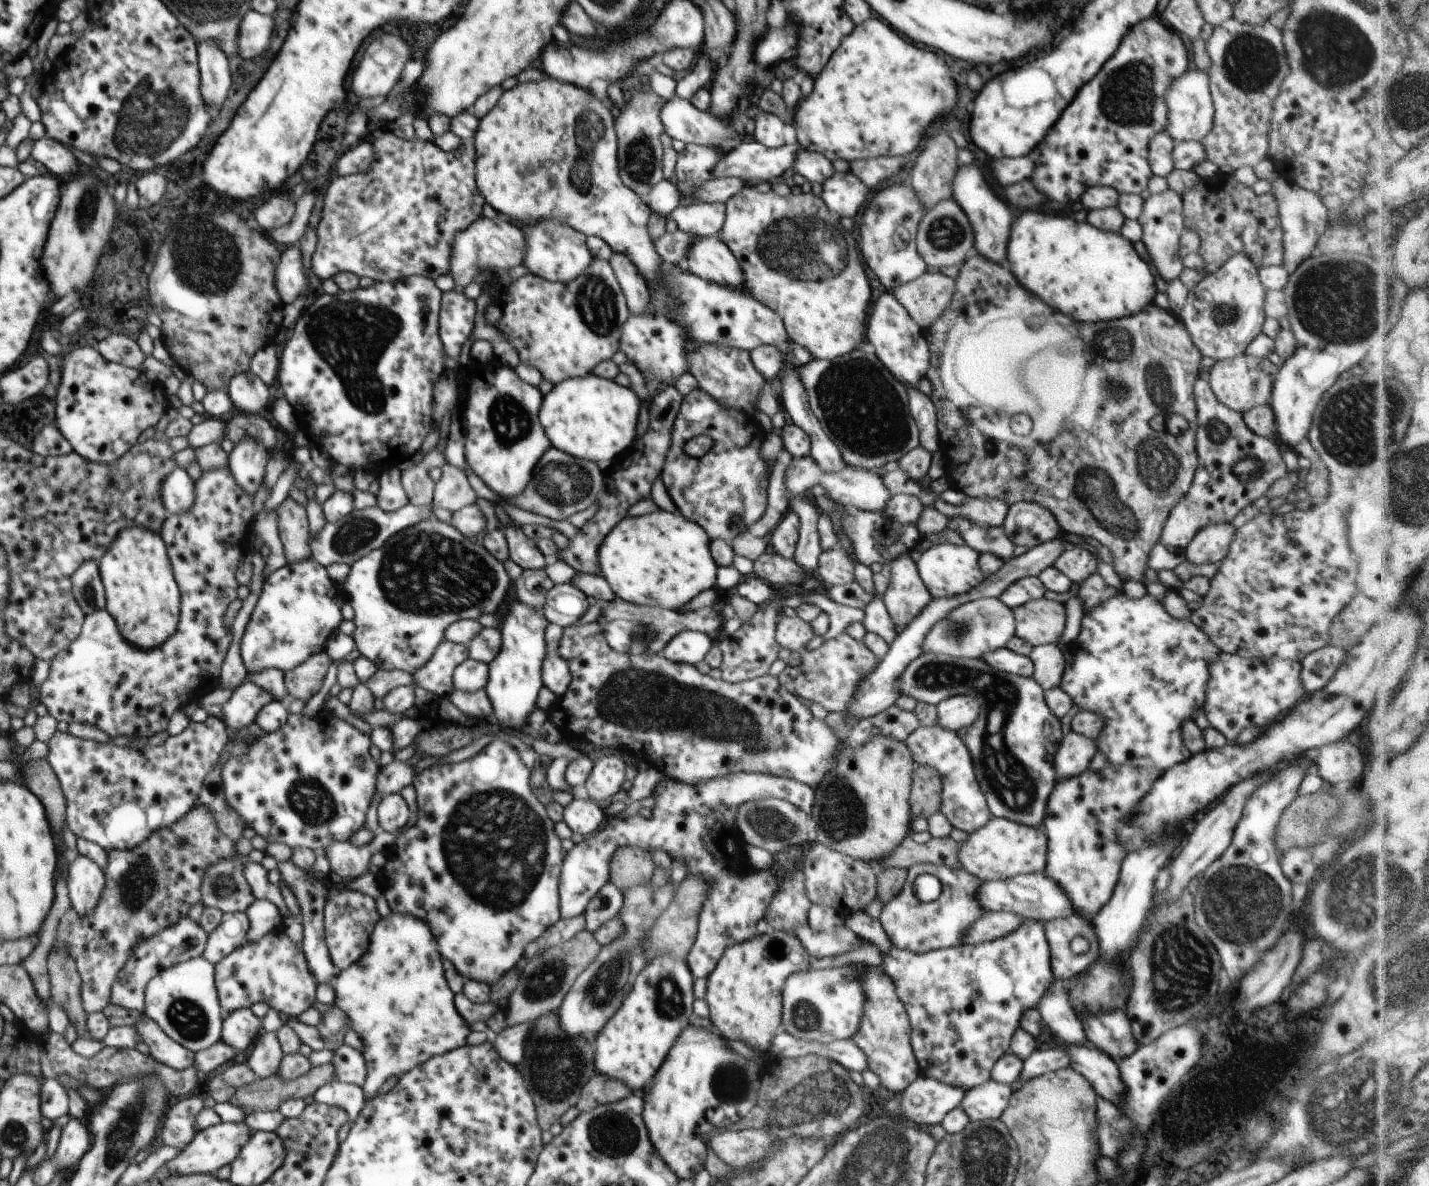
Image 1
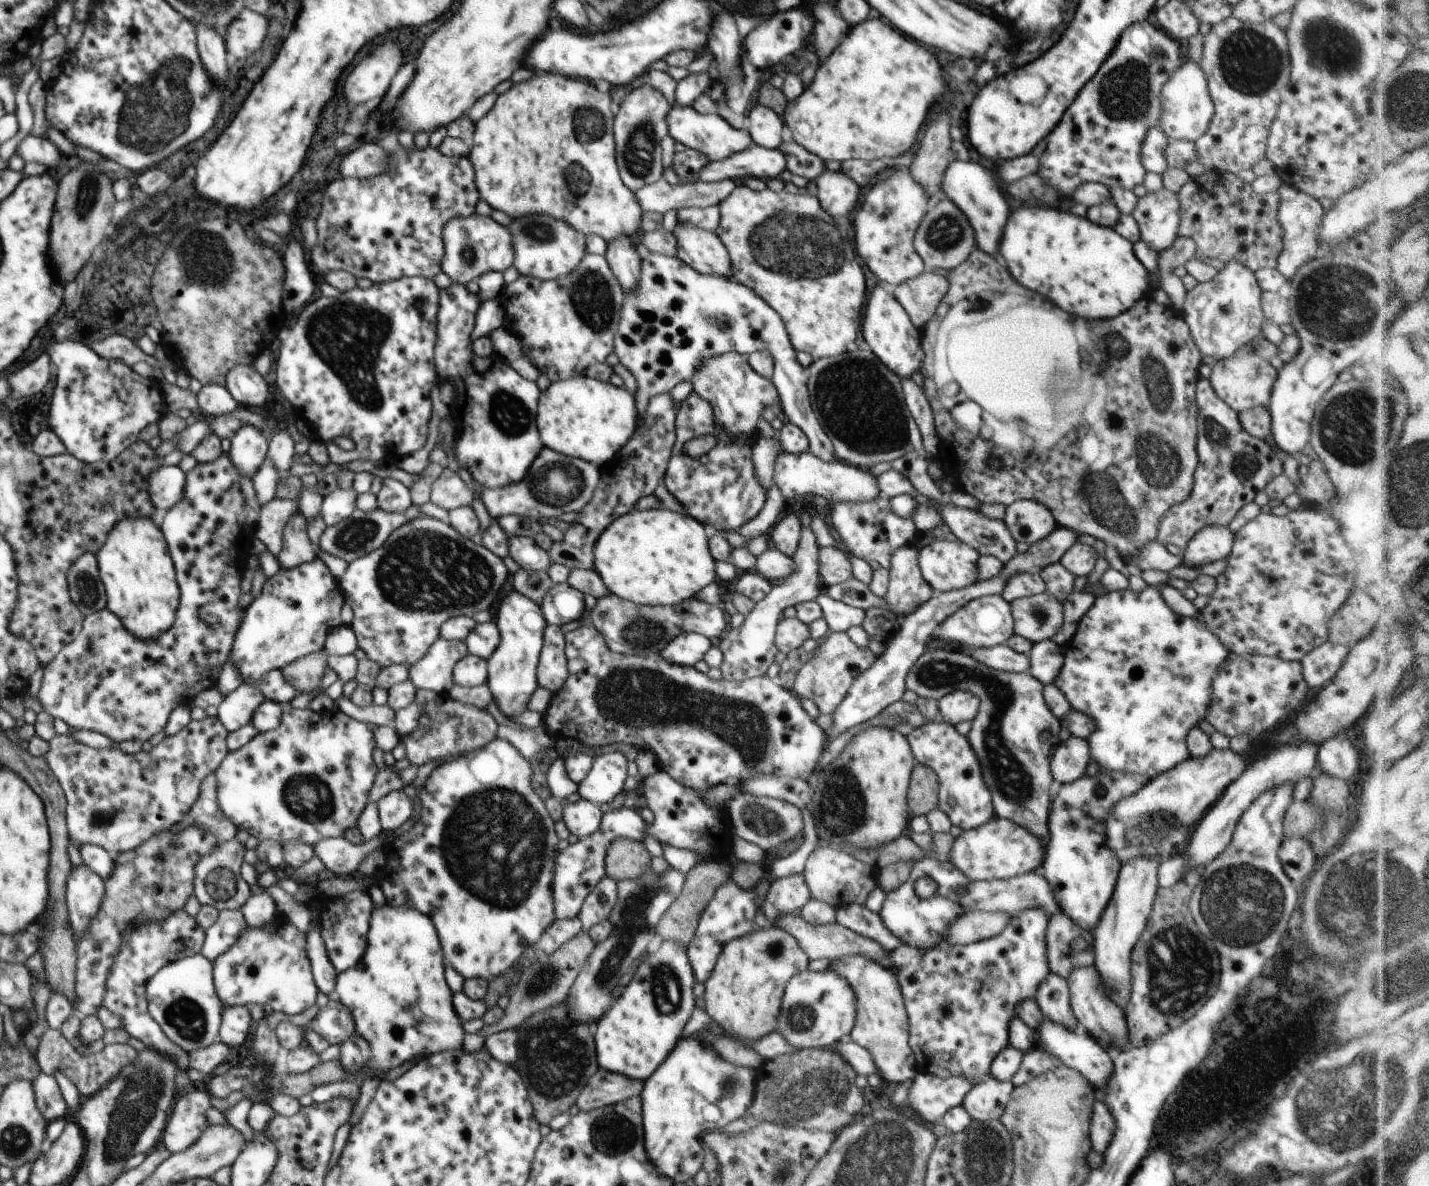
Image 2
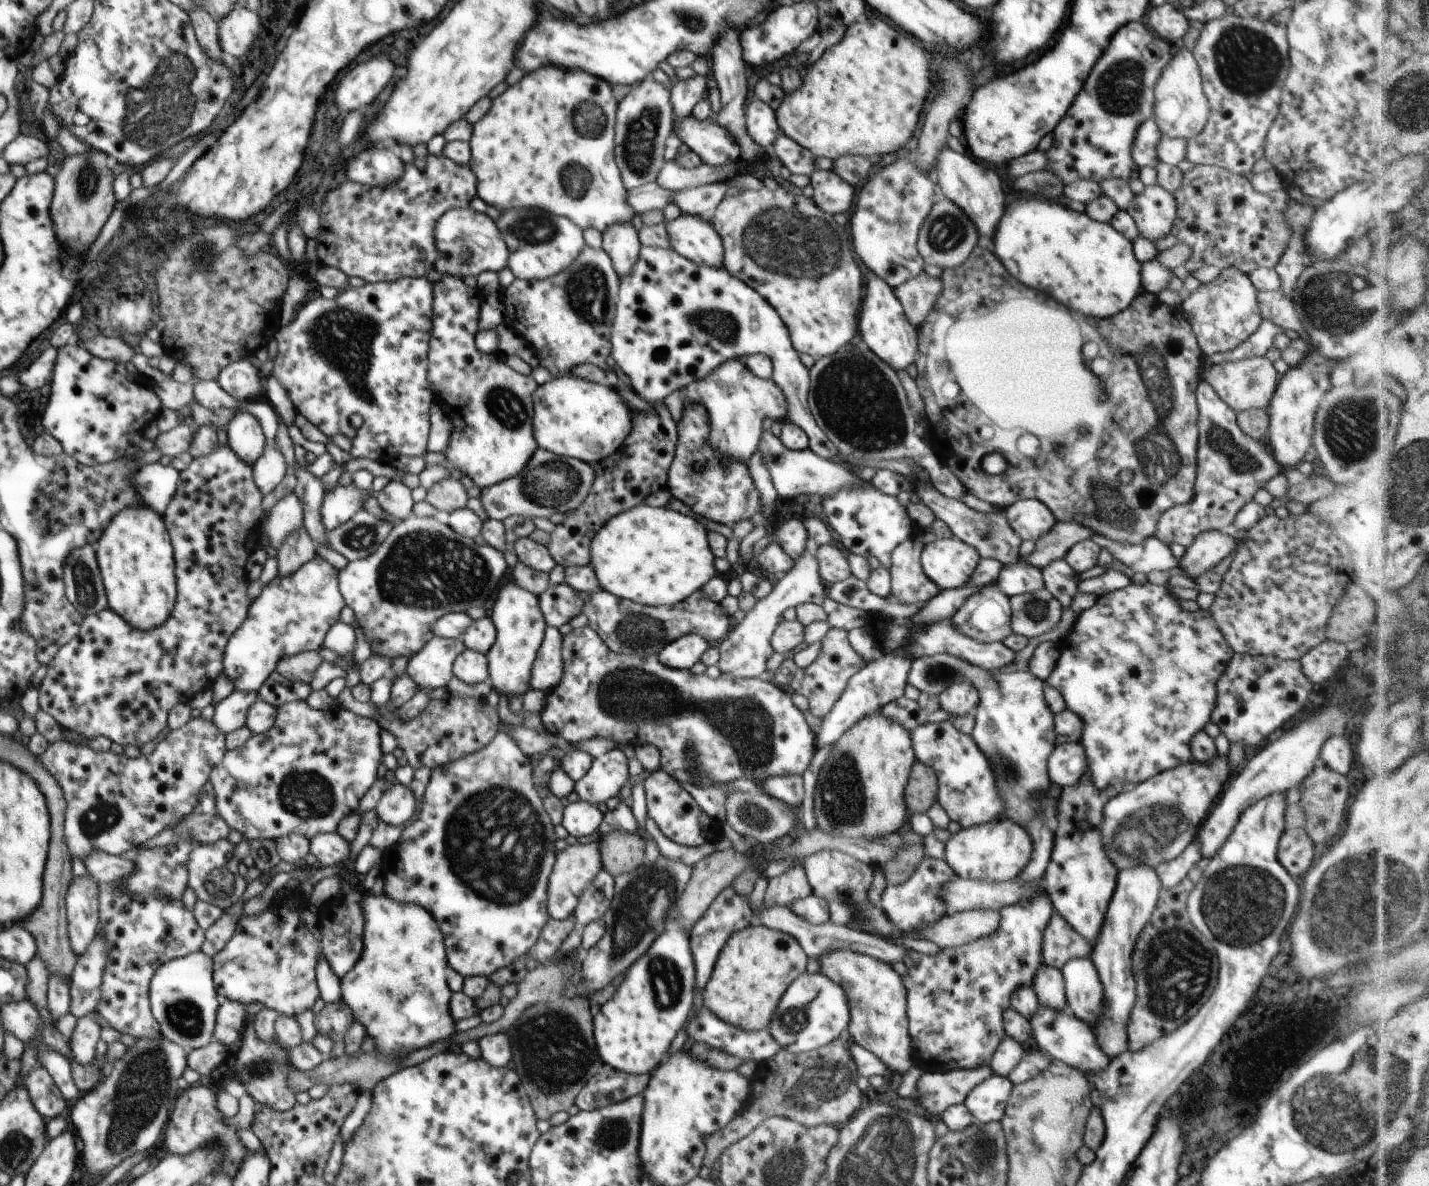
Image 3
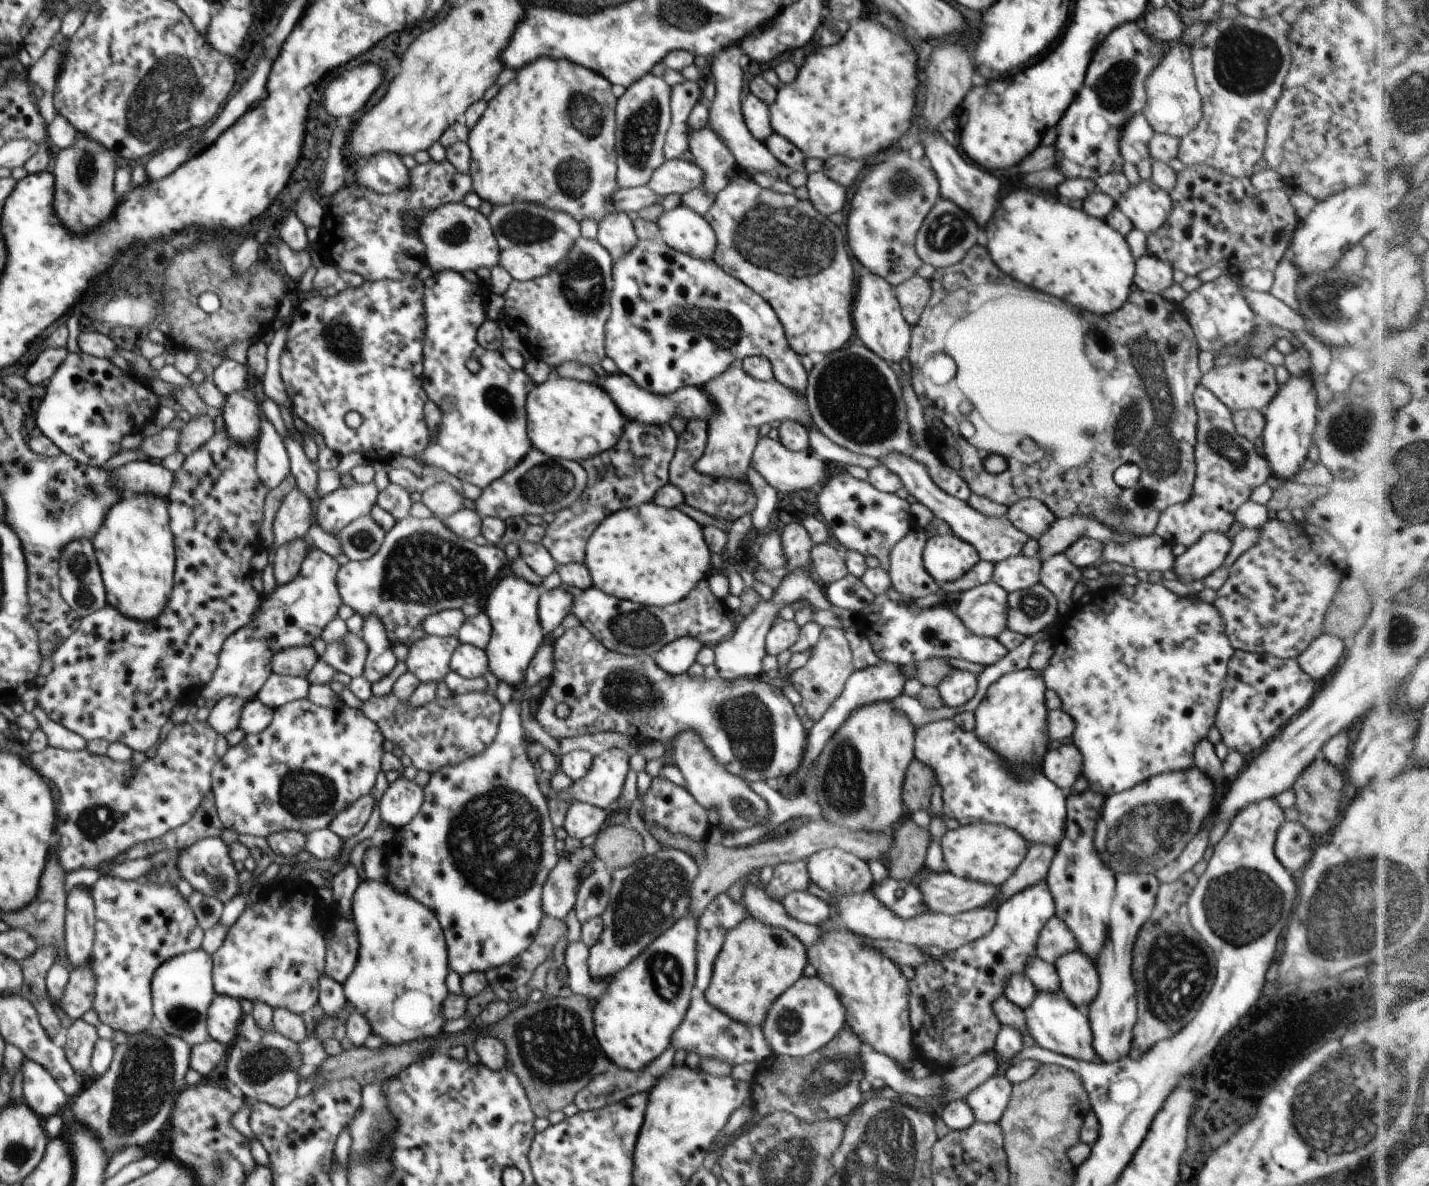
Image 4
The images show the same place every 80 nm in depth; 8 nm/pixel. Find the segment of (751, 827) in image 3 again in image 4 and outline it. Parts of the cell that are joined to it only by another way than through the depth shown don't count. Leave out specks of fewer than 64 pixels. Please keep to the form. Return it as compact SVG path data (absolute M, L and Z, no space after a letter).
M692 731L679 733L673 743L673 755L675 766L686 780L685 789L708 813L713 806L720 808L720 824L729 826L733 831L741 831L762 824L767 819L769 806L766 800L754 792L742 777L730 774L717 763L698 734Z

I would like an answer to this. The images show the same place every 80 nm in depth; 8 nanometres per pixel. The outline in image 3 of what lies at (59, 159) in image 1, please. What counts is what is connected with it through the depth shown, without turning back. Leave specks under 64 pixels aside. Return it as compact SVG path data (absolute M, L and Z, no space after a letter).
M21 132L3 150L6 162L25 165L30 161L47 158L47 139L40 132Z

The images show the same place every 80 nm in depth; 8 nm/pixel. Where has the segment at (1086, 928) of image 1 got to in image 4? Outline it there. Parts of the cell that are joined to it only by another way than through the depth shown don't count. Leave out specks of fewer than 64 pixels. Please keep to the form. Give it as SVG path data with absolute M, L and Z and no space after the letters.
M1054 915L1040 931L1037 956L1054 965L1061 956L1074 951L1080 951L1076 937L1063 920Z

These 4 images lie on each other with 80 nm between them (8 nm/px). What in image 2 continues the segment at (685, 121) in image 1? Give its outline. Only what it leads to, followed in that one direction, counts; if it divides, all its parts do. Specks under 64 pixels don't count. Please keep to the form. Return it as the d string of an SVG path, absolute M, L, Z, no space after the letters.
M671 105L666 115L669 134L677 143L702 151L710 161L721 161L732 153L740 152L753 143L749 130L734 129L718 113L703 115L692 106Z

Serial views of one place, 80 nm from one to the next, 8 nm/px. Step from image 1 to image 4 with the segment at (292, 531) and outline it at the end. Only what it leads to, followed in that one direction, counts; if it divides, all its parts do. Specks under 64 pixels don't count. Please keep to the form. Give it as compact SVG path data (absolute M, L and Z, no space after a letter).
M295 538L275 549L276 553L272 565L278 585L283 585L296 578L311 544L312 542L309 543L305 538Z

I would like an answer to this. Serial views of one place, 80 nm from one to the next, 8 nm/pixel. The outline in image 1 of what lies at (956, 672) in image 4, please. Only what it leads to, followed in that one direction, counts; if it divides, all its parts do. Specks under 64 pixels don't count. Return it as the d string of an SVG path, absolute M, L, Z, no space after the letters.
M970 695L948 697L935 707L937 724L955 733L960 728L972 726L979 715L978 701Z

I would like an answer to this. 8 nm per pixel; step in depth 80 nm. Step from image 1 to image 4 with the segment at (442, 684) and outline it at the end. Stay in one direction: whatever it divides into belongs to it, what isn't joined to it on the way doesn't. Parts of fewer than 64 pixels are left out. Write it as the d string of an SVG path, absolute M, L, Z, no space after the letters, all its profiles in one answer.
M426 635L409 648L405 664L407 670L421 683L439 683L451 671L452 655L461 642L457 636L437 637Z

